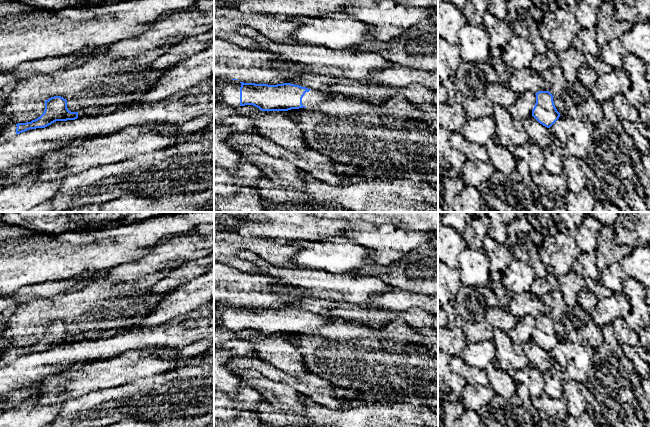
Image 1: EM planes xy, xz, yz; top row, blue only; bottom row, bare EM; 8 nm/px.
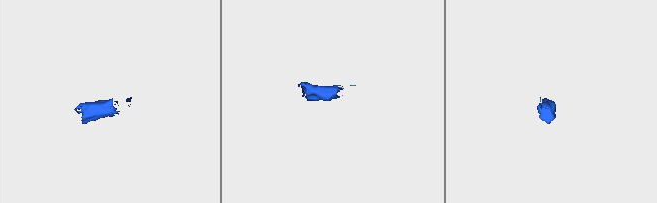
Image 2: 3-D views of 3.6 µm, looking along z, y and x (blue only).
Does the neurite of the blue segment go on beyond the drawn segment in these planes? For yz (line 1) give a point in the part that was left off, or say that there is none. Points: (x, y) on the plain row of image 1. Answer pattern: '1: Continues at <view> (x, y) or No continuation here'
1: No continuation here

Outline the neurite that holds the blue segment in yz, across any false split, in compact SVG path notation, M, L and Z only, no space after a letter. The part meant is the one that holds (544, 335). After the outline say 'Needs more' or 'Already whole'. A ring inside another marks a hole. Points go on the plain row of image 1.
M539 315L535 319L532 340L543 350L550 352L561 340L554 329L554 321L549 315Z. Already whole

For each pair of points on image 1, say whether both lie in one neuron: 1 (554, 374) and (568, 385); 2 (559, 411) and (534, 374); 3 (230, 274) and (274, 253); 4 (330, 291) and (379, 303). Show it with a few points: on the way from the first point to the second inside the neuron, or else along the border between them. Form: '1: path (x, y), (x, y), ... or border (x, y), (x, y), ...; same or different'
1: border (563, 380), (561, 396); different
2: path (549, 403), (536, 389), (535, 384); same
3: border (224, 263), (241, 271), (251, 273); different
4: border (379, 295), (370, 298), (361, 305); different

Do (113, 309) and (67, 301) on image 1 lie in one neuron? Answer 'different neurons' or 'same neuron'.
same neuron

